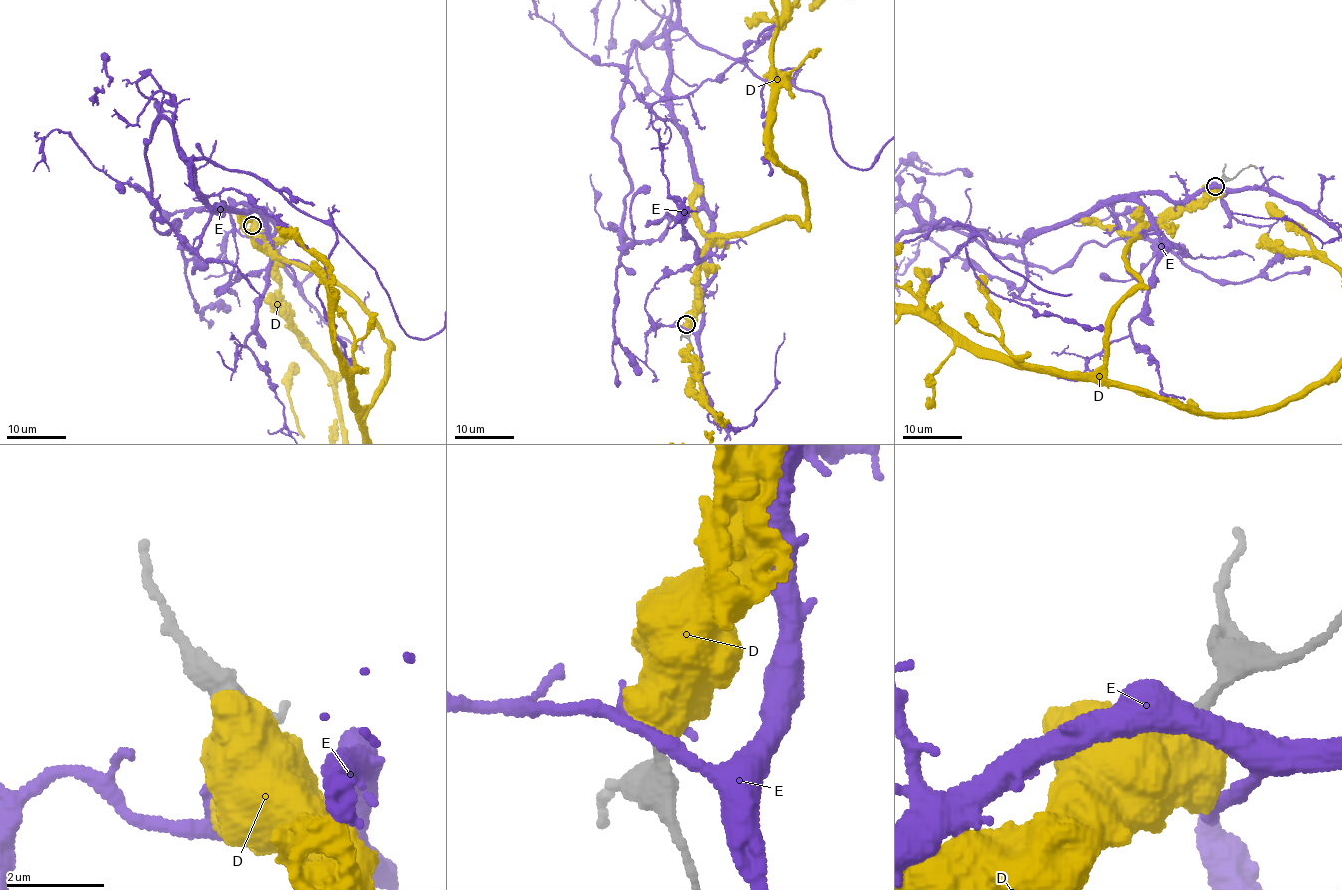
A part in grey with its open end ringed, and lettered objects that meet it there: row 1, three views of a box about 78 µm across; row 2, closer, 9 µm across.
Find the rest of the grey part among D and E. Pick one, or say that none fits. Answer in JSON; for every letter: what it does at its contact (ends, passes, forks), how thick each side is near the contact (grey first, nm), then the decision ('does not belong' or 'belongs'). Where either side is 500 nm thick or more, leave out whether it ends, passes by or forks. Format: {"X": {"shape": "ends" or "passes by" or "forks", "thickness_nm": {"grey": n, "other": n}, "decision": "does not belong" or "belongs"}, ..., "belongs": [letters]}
{"D": {"thickness_nm": {"grey": 300, "other": 850}, "decision": "does not belong"}, "E": {"shape": "ends", "thickness_nm": {"grey": 300, "other": 160}, "decision": "does not belong"}, "belongs": []}

